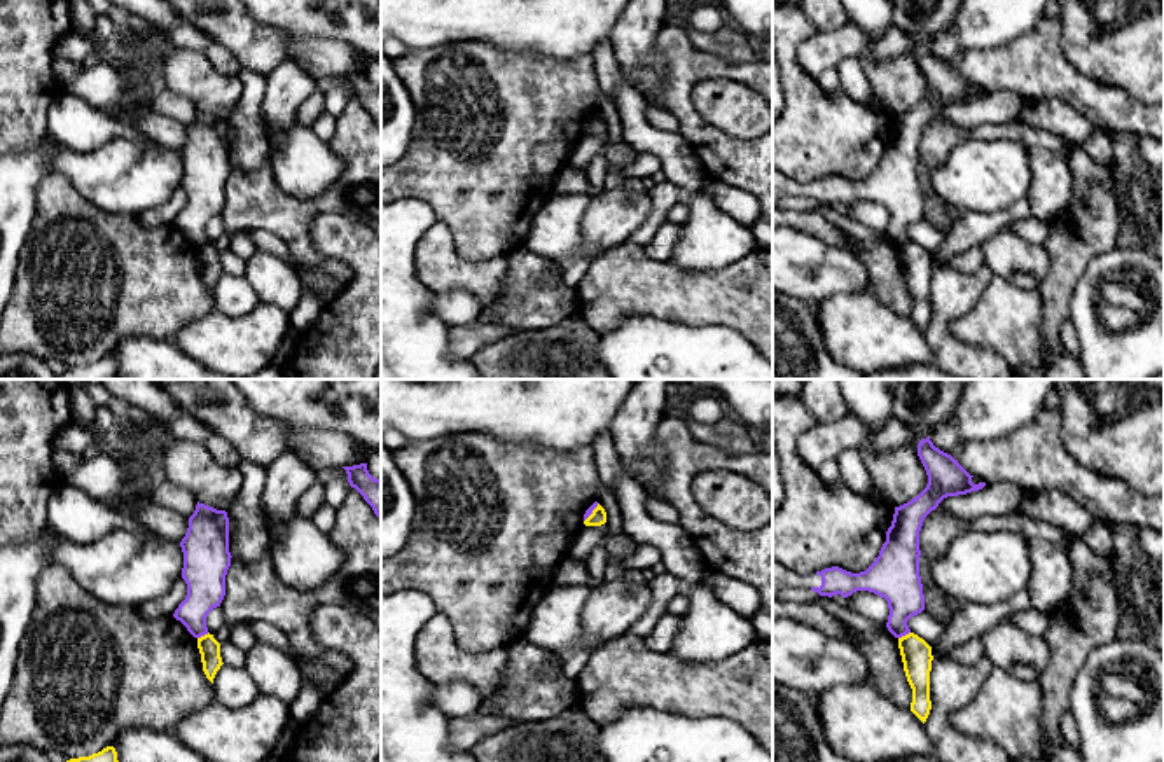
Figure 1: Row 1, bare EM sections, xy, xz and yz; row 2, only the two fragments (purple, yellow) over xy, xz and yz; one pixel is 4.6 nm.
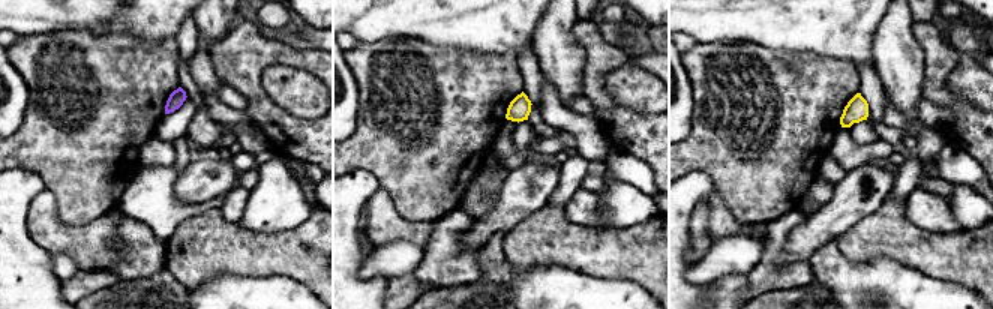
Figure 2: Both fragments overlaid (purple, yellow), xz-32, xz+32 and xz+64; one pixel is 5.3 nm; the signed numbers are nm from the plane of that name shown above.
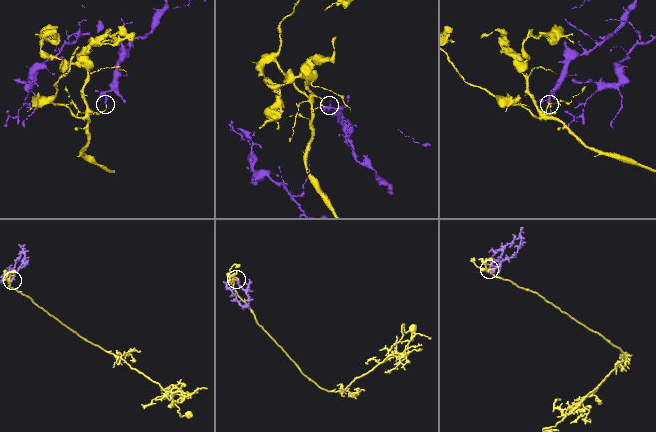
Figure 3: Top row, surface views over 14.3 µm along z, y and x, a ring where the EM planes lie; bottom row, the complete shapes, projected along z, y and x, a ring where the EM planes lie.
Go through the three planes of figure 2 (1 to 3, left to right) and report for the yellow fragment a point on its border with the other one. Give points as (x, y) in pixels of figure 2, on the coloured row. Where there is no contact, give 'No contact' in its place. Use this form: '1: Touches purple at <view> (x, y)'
1: No contact
2: No contact
3: No contact

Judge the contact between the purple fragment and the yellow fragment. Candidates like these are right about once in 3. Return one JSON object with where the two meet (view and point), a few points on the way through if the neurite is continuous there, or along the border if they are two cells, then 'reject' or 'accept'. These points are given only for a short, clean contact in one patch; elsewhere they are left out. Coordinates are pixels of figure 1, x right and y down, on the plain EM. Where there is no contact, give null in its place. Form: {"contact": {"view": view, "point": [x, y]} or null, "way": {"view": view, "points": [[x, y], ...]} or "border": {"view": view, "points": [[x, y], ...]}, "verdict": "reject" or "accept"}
{"contact": {"view": "yz", "point": [904, 243]}, "border": {"view": "yz", "points": [[909, 240], [899, 247]]}, "verdict": "reject"}

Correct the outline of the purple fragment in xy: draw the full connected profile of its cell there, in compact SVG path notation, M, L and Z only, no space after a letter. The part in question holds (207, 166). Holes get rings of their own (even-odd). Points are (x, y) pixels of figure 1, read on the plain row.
M197 110L180 156L184 161L182 187L187 192L187 204L173 225L194 246L201 246L208 243L208 222L220 215L225 204L225 184L232 166L229 161L227 121Z

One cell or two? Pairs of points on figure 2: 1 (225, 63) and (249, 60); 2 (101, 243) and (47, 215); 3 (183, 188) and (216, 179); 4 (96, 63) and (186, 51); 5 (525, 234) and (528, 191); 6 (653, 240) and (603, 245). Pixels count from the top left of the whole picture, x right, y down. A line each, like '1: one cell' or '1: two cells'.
1: one cell
2: one cell
3: one cell
4: two cells
5: two cells
6: one cell

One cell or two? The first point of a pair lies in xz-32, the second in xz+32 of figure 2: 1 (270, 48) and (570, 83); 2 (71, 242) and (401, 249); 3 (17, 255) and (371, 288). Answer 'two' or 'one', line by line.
1: two
2: two
3: one

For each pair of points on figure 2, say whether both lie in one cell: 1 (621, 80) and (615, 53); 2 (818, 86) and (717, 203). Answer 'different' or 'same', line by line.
1: different
2: different

